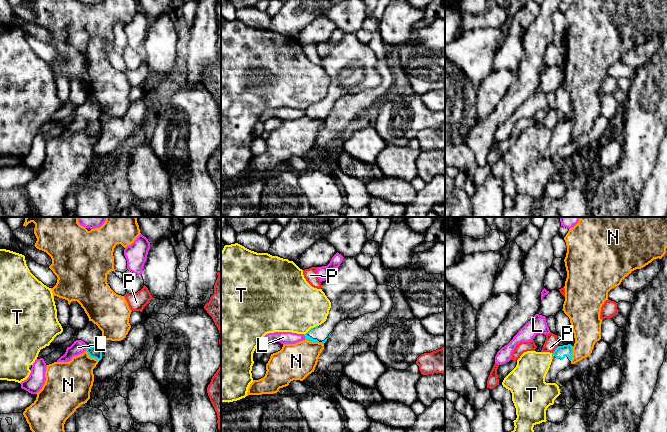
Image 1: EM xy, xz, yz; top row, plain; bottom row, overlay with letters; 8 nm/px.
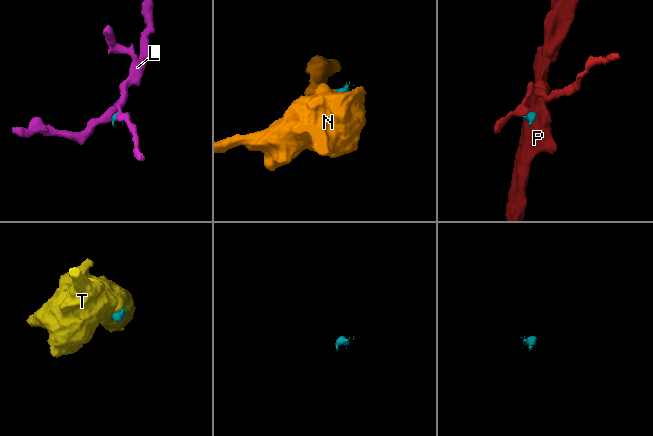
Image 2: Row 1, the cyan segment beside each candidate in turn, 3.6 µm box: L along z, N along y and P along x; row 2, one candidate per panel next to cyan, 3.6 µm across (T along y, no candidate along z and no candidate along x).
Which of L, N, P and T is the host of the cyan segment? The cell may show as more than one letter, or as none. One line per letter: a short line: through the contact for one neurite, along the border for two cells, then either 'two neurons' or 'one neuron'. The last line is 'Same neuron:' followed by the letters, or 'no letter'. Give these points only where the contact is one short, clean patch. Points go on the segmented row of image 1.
L: line xy (88, 346), (85, 350); two neurons
N: line xz (305, 338), (323, 344); two neurons
P: line yz (558, 346), (552, 353); two neurons
T: line xz (317, 325), (310, 328), (304, 334); two neurons
Same neuron: no letter

